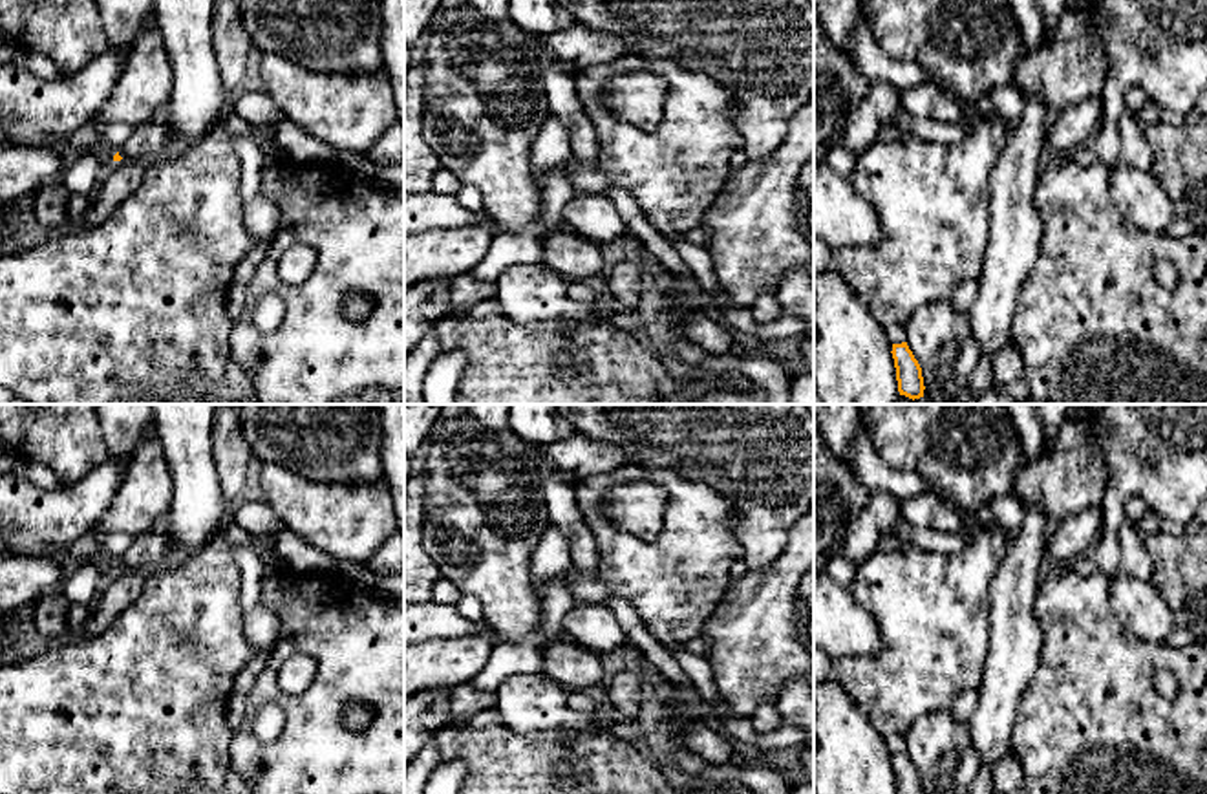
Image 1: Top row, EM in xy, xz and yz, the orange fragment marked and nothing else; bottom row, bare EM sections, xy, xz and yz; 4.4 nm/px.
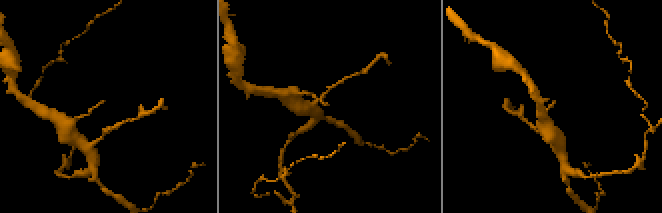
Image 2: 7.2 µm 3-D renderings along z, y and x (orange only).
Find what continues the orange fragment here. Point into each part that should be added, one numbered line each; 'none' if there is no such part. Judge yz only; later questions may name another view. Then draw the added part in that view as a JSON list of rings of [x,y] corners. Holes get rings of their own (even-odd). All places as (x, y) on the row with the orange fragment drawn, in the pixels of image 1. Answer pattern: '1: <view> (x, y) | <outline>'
none

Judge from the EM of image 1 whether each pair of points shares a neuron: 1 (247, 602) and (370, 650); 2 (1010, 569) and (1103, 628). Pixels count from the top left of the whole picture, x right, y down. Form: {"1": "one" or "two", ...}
{"1": "two", "2": "two"}

